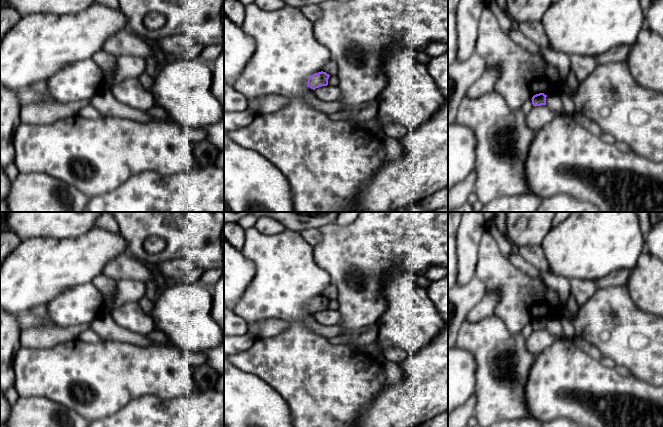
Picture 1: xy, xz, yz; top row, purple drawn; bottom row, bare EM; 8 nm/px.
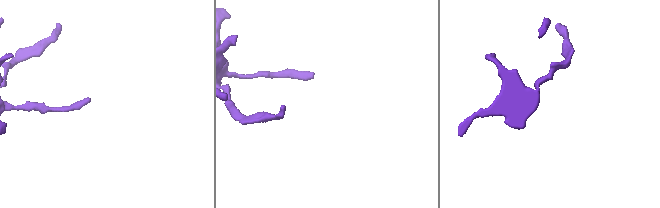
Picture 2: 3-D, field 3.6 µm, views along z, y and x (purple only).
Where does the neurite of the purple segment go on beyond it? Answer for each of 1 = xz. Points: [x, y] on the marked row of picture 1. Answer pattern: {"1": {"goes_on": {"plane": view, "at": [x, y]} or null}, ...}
{"1": {"goes_on": null}}

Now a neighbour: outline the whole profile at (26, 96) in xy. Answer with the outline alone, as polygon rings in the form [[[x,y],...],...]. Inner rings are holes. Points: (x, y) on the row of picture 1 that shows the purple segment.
[[[25,88],[17,92],[19,102],[23,104],[31,104],[34,102],[44,101],[40,95],[31,88]]]

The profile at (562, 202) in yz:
[[[567,194],[543,198],[536,212],[602,212],[595,205]]]

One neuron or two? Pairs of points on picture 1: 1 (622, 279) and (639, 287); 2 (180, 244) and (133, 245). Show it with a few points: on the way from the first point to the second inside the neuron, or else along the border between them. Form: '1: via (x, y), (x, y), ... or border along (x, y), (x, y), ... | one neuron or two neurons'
1: border along (631, 270), (626, 284) | two neurons
2: via (168, 232), (147, 231), (145, 233) | one neuron

